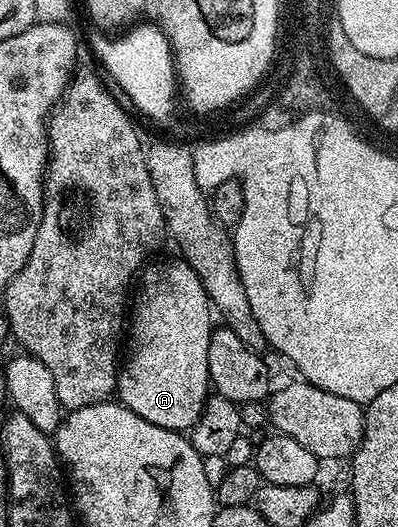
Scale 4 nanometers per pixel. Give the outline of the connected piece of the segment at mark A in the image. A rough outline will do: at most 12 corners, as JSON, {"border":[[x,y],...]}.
{"border":[[184,259],[141,273],[121,405],[167,430],[210,396],[212,305]]}

